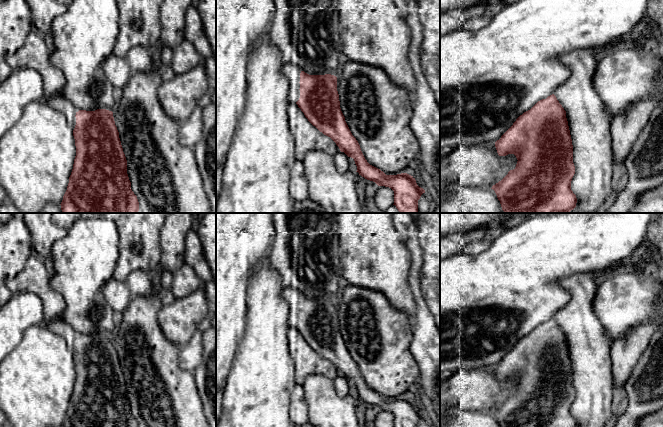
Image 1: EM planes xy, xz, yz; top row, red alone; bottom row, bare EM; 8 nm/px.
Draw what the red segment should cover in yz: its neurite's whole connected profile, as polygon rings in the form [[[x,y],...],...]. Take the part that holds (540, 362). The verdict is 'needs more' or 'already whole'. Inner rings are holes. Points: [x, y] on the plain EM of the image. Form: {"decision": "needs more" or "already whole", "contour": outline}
{"decision": "already whole", "contour": [[[554,318],[538,325],[530,334],[520,339],[495,366],[495,371],[499,380],[514,378],[518,384],[516,391],[491,412],[500,427],[577,427],[576,419],[571,414],[571,405],[575,398],[572,363],[566,335]]]}

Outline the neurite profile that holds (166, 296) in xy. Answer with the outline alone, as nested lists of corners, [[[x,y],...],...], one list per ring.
[[[158,288],[158,292],[163,305],[171,304],[175,300],[171,289]]]

